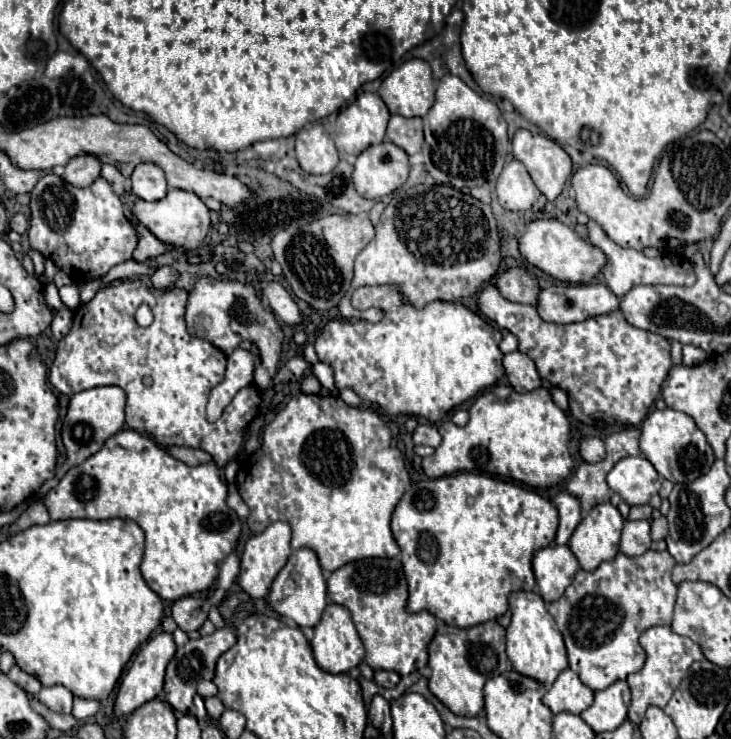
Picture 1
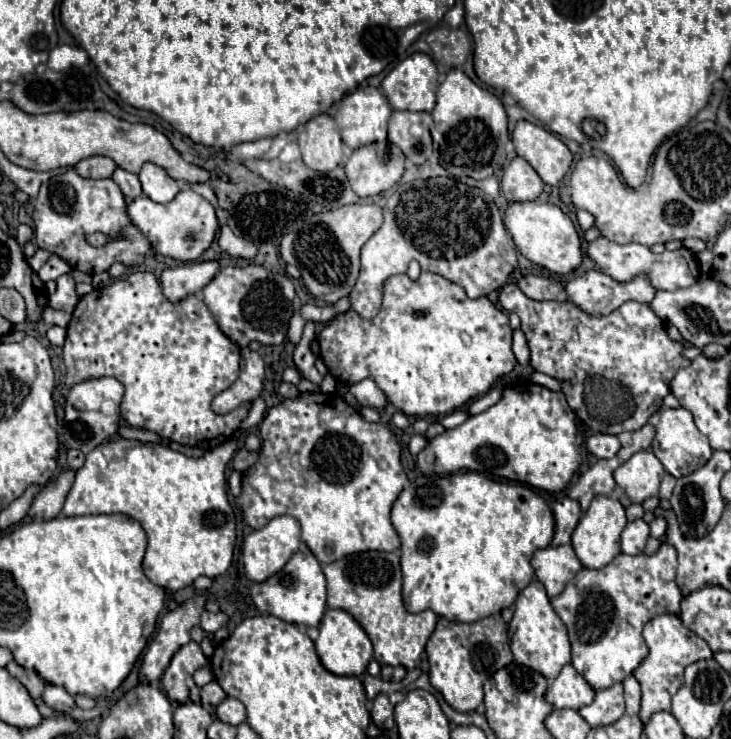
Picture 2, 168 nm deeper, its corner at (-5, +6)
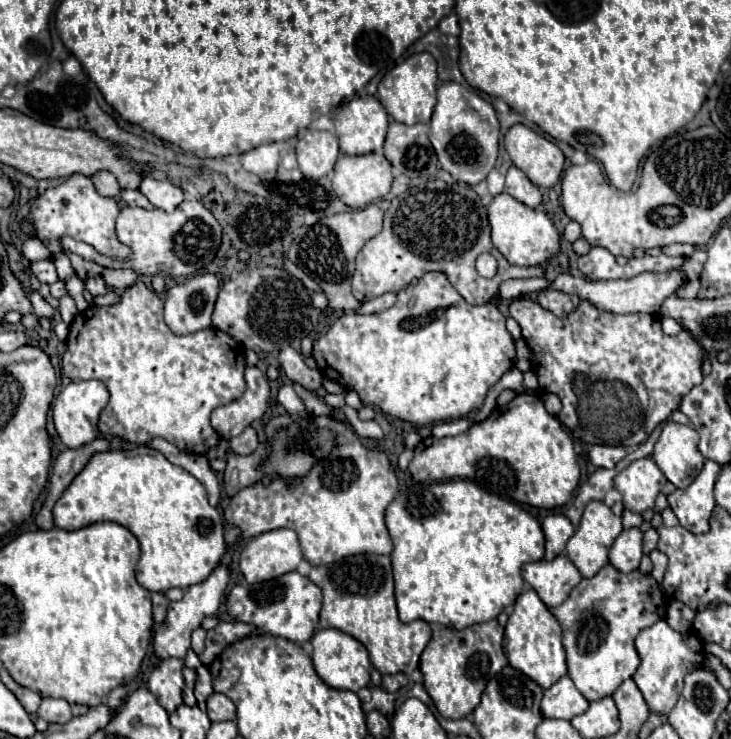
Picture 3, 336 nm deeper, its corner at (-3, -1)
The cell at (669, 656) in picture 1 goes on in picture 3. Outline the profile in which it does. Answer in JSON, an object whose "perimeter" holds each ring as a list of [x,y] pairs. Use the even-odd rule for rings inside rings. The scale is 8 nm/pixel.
{"perimeter":[[[660,619],[652,627],[642,629],[638,633],[636,651],[642,659],[642,663],[634,673],[634,681],[636,681],[638,689],[642,691],[646,703],[650,707],[650,713],[664,713],[664,715],[670,713],[684,687],[684,677],[704,665],[706,655],[704,655],[704,647],[702,647],[700,639],[696,639],[696,635],[692,635],[692,633],[674,631],[664,619]]]}

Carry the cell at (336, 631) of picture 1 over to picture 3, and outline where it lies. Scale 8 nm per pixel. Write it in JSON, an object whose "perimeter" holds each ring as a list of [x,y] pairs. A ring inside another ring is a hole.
{"perimeter":[[[318,629],[312,637],[312,645],[314,645],[312,653],[314,669],[324,683],[328,683],[334,689],[348,689],[348,691],[358,691],[368,685],[372,669],[370,657],[366,647],[360,641],[356,641],[352,635],[340,629]]]}

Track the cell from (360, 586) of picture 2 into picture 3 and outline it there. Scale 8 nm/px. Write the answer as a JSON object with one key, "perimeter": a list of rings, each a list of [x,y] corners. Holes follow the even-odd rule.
{"perimeter":[[[352,555],[344,559],[344,565],[314,567],[308,575],[324,595],[320,625],[324,629],[340,629],[360,643],[370,653],[372,665],[382,673],[404,673],[410,675],[418,669],[418,659],[432,637],[432,629],[426,621],[418,619],[412,623],[402,623],[396,613],[394,599],[394,577],[388,555]]]}

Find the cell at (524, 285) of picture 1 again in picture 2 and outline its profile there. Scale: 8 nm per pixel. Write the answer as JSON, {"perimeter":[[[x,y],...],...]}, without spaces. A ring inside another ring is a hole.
{"perimeter":[[[528,274],[522,280],[518,280],[518,288],[532,300],[566,300],[566,292],[560,282],[552,282],[544,276]]]}

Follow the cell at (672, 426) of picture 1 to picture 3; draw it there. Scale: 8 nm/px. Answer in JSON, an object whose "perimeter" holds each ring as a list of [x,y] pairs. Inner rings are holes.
{"perimeter":[[[666,421],[652,457],[666,479],[678,489],[688,487],[706,461],[698,451],[698,433],[690,425],[674,421]]]}

